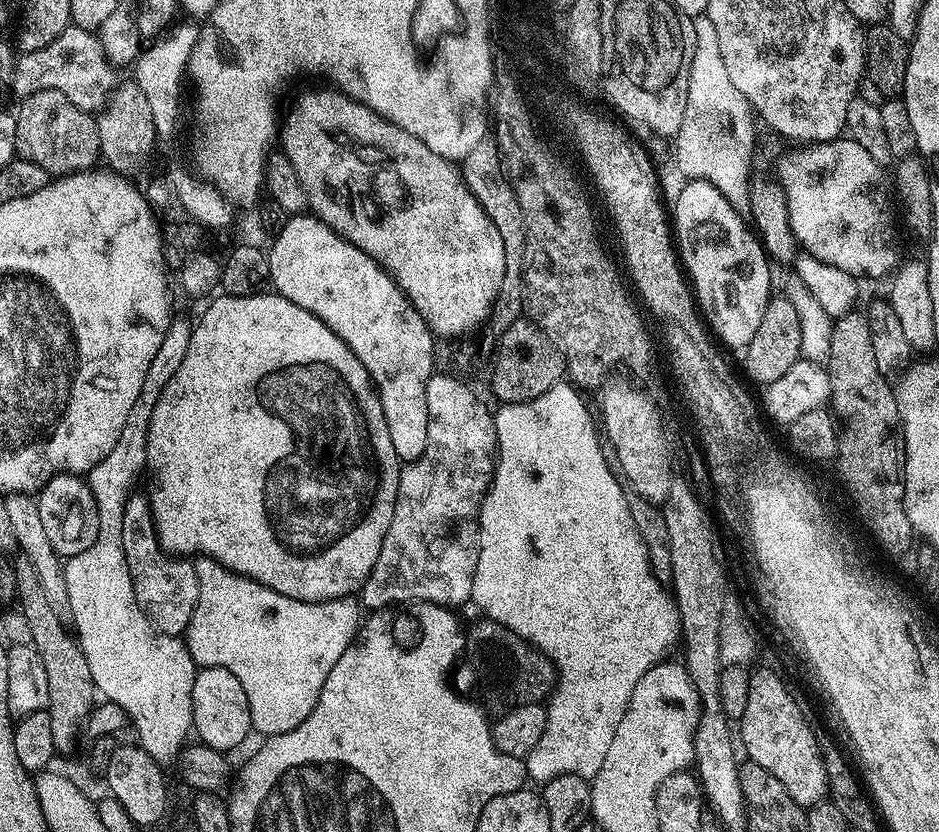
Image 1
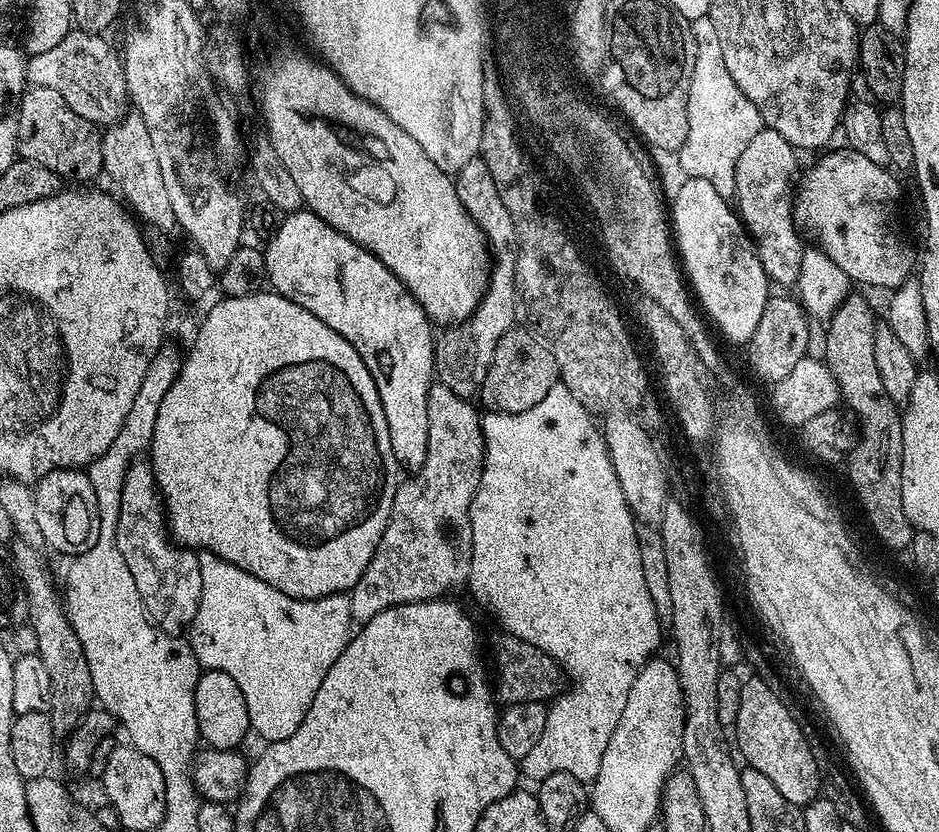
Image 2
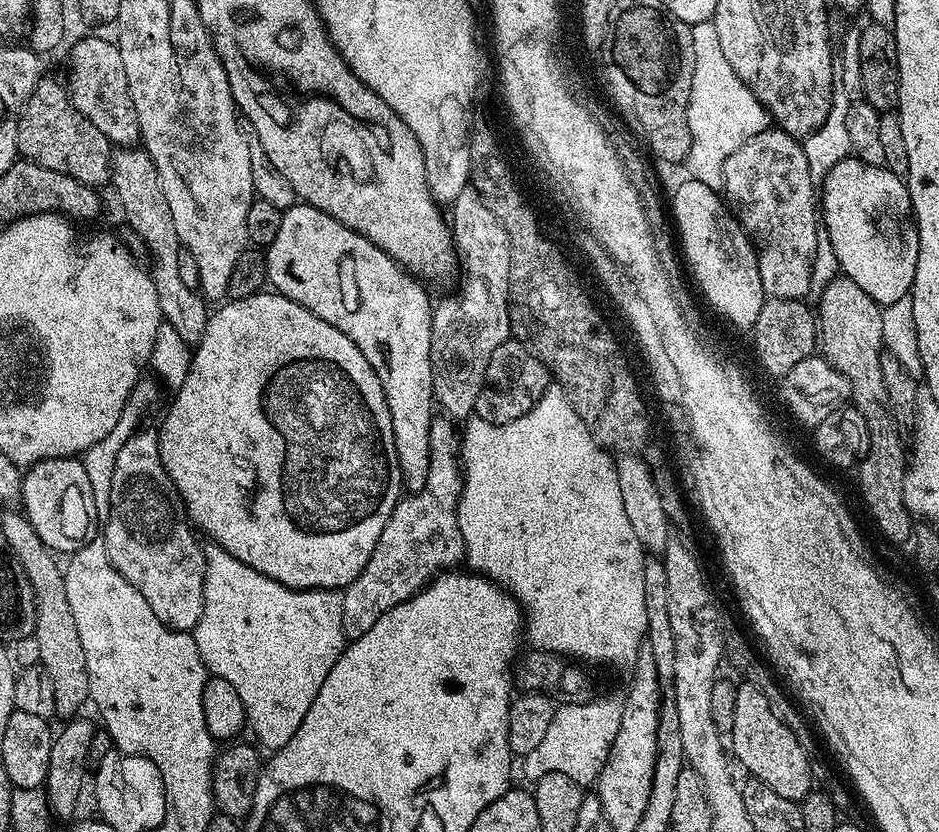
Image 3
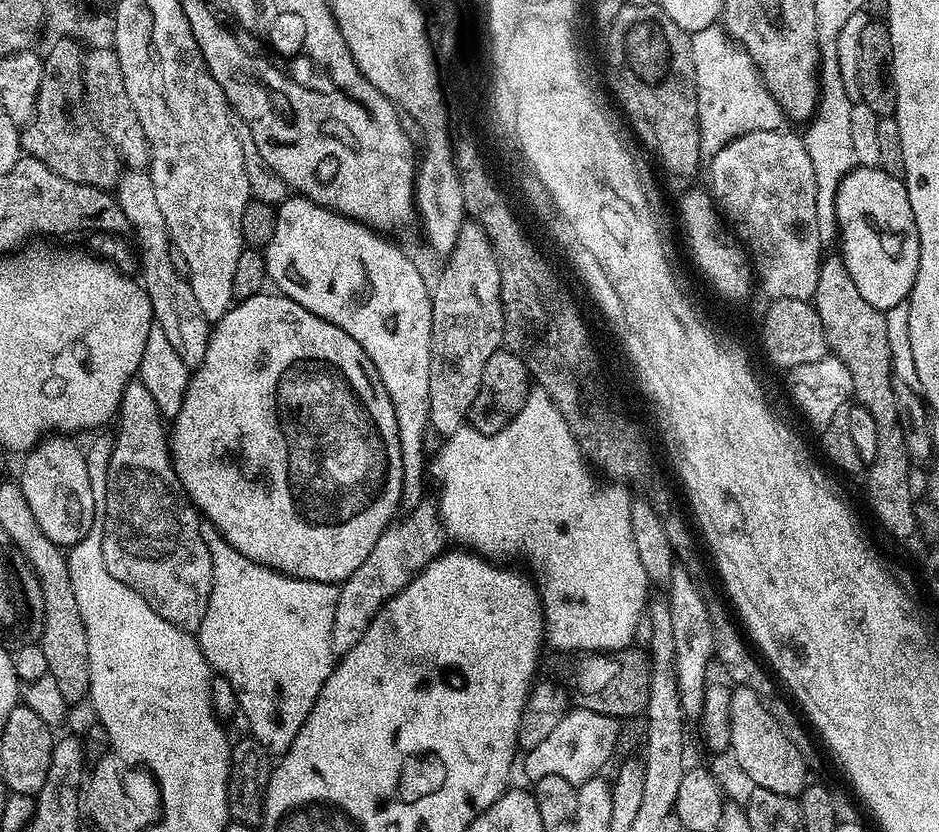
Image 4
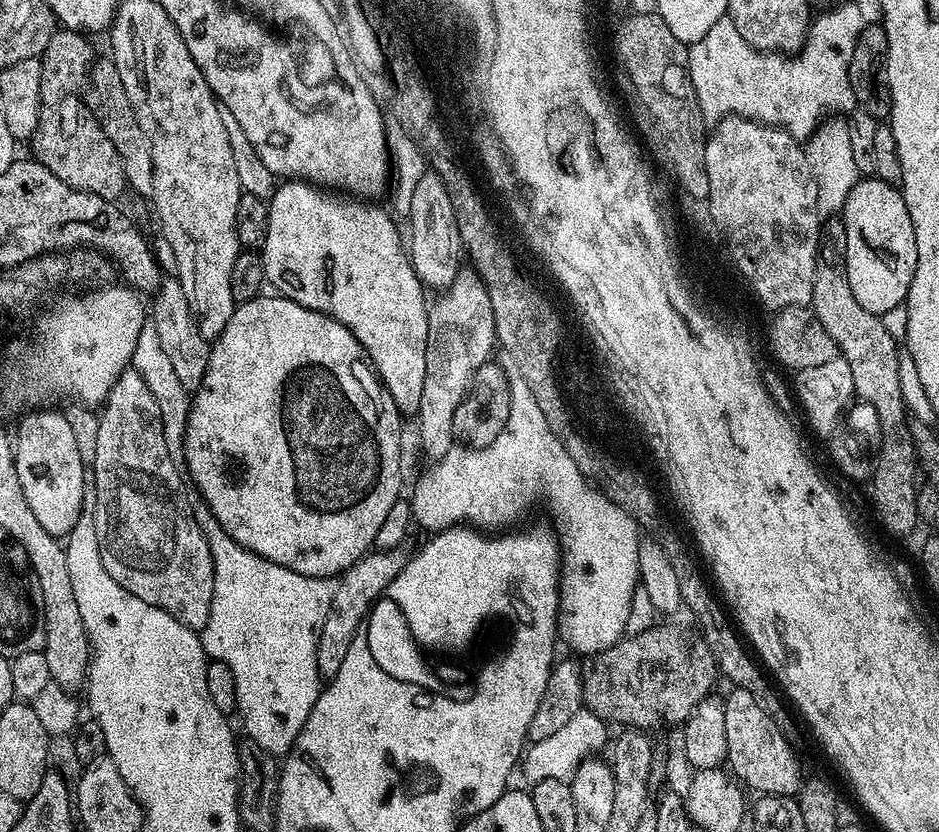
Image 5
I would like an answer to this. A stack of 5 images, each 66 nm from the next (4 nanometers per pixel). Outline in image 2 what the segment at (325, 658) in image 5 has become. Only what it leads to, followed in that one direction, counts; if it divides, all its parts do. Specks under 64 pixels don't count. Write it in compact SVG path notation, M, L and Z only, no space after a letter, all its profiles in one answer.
M434 382L427 396L430 434L426 442L426 462L415 469L409 478L401 479L394 494L394 506L386 530L380 539L370 566L350 590L352 619L363 622L374 618L387 608L399 604L413 604L419 600L438 600L456 594L467 585L472 569L472 523L468 515L472 499L484 473L484 425L481 413L476 413L471 399L465 398L445 384Z

